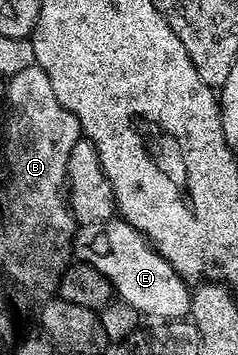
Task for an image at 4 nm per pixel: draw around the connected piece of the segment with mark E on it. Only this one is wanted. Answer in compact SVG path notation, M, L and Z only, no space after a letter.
M121 217L107 218L105 222L87 222L77 227L72 254L75 259L104 275L110 285L114 287L117 297L125 305L131 306L139 315L147 314L150 320L182 320L189 315L192 290L187 279L182 278L155 246L143 236L132 224L128 224Z

